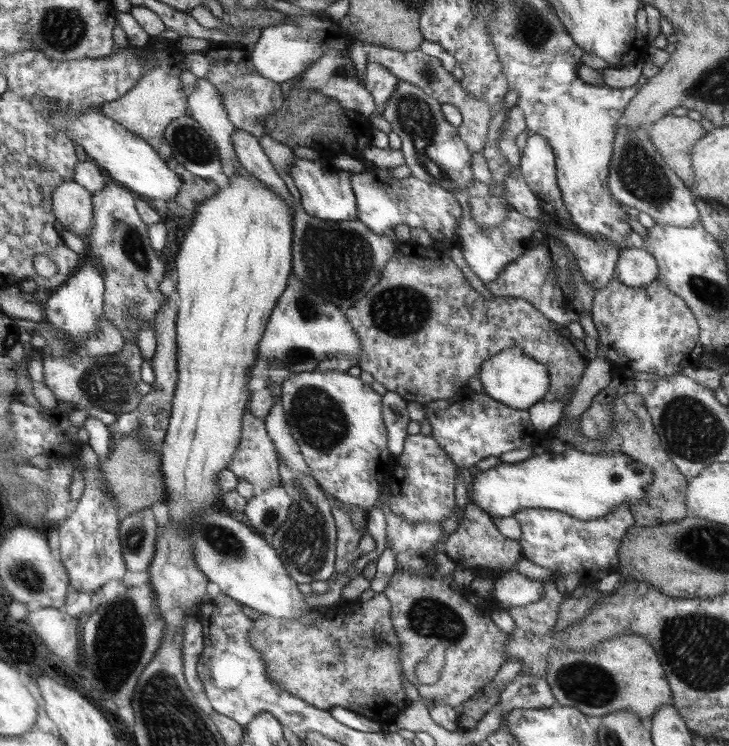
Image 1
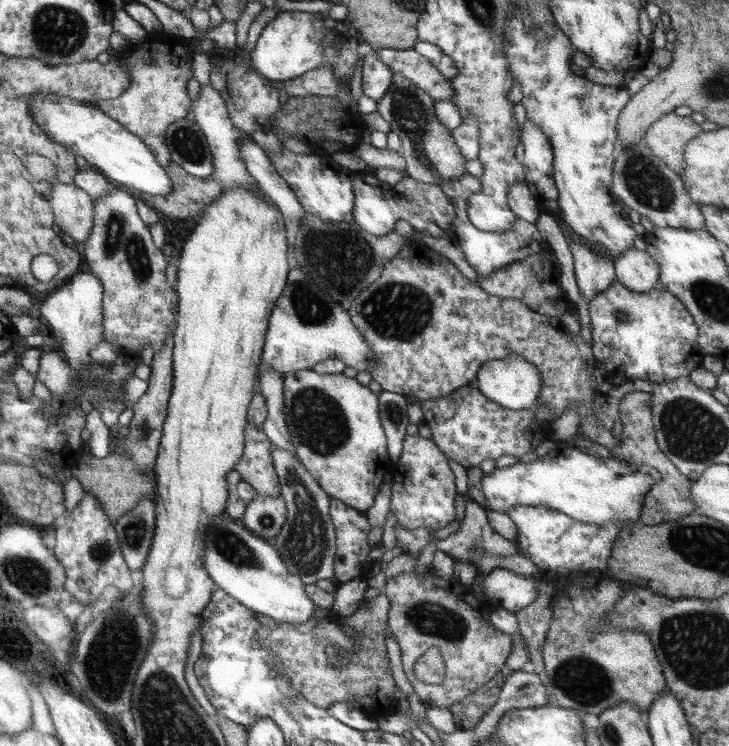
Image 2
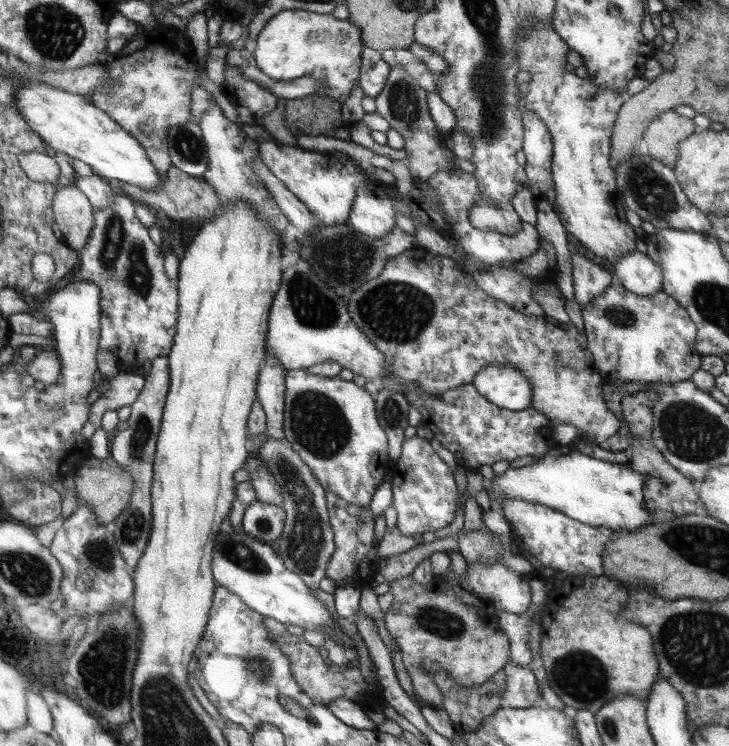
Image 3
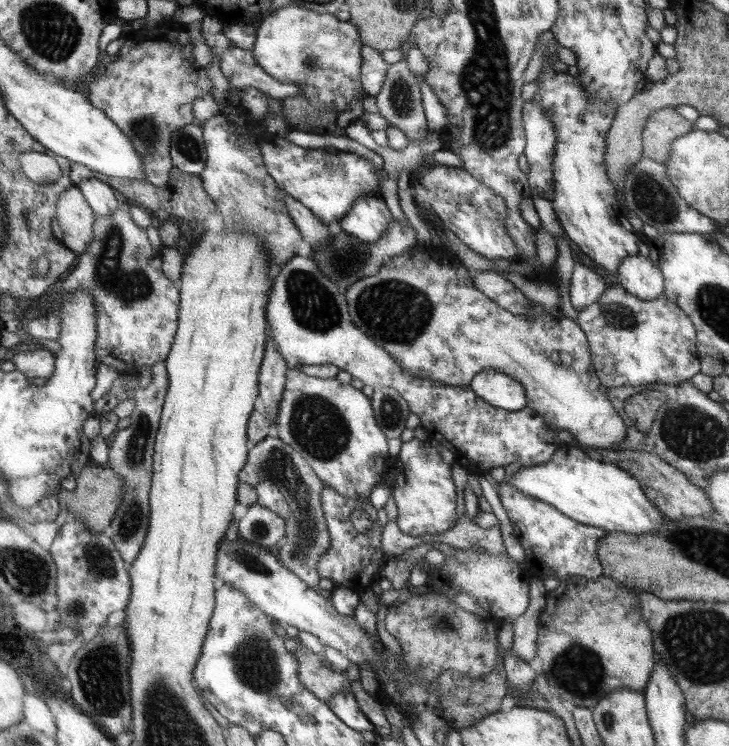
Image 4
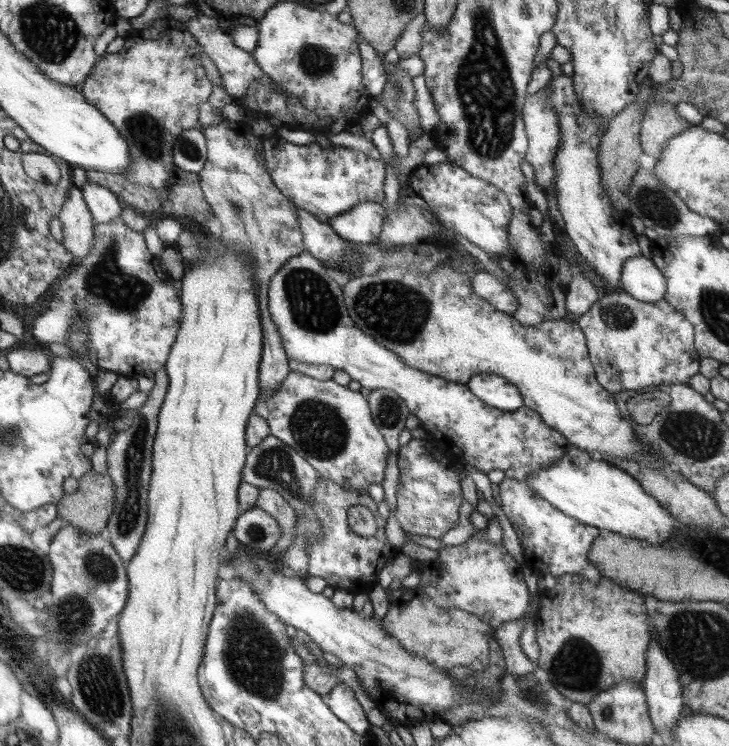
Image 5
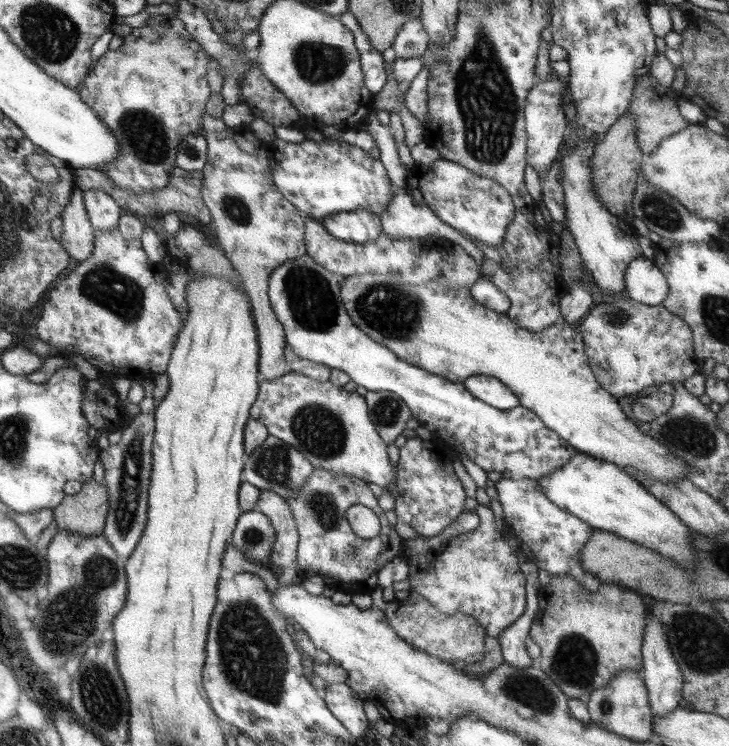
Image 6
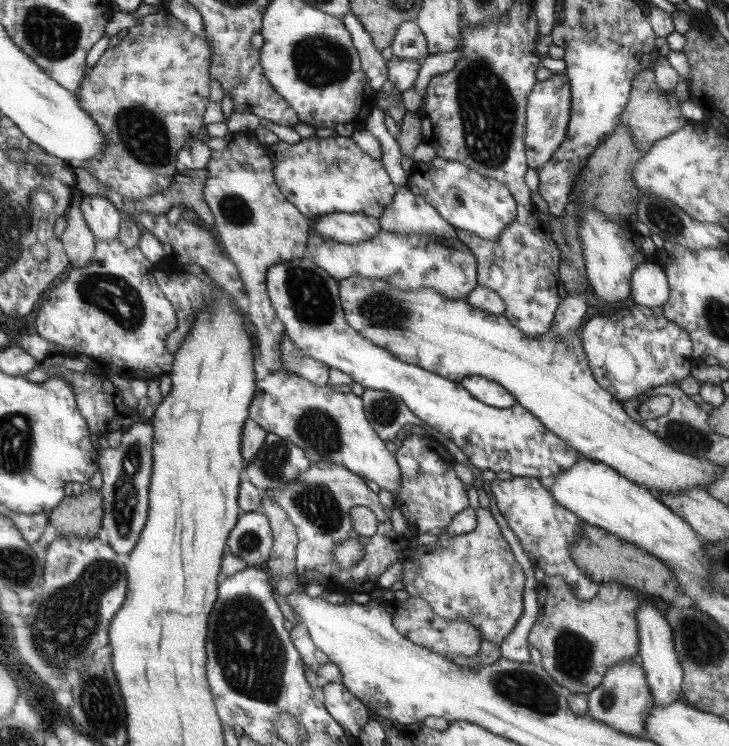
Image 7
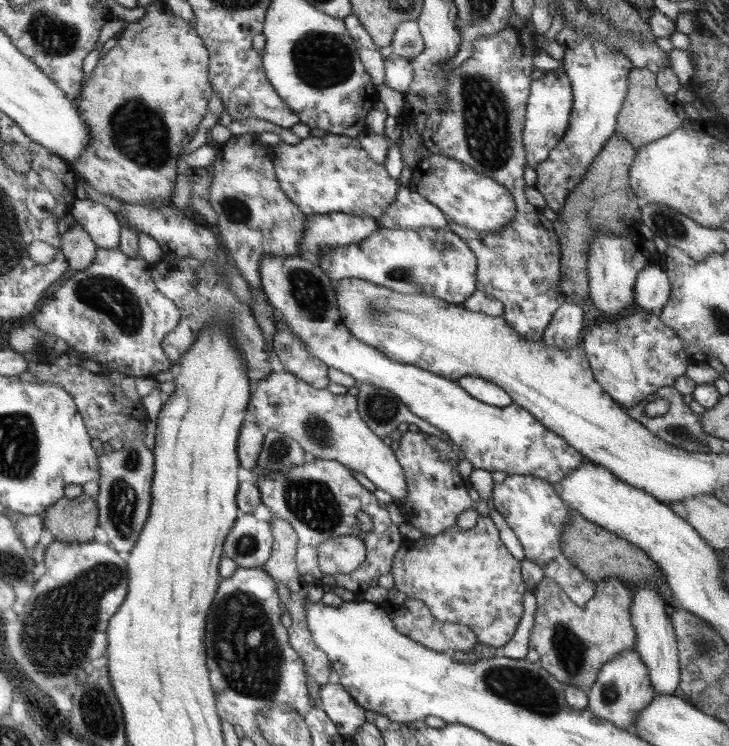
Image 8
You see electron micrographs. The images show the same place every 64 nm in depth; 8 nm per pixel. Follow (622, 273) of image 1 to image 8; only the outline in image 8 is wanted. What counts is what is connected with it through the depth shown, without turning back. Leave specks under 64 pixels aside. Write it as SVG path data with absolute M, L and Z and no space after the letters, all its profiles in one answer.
M653 261L639 272L635 302L644 310L661 310L671 300L671 281L667 271Z

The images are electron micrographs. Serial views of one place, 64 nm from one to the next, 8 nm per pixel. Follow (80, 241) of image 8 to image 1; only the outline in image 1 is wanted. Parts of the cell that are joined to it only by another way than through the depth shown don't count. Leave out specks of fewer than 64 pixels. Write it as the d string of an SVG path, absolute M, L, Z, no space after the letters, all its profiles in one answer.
M74 181L62 184L51 196L63 228L86 239L94 226L94 196Z

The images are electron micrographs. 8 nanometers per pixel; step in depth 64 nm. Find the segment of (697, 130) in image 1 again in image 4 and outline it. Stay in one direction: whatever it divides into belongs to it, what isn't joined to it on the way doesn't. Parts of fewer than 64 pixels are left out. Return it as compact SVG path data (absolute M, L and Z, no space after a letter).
M675 108L657 110L644 127L643 155L666 164L675 141L693 132L694 128L694 124L678 114Z

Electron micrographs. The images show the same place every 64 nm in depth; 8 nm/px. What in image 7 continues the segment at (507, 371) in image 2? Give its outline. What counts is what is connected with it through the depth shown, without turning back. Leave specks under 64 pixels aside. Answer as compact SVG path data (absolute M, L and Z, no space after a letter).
M469 376L459 382L471 396L484 401L484 404L495 405L496 408L510 408L516 404L516 399L500 384L481 376Z

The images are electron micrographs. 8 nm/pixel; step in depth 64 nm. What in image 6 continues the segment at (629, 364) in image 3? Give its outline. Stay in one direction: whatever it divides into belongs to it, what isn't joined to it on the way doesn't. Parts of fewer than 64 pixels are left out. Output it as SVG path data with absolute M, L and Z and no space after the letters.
M615 296L612 302L602 302L593 306L578 327L583 333L583 340L587 345L586 353L599 384L617 398L637 394L651 386L683 384L702 369L702 363L695 354L694 333L690 325L662 303L652 306L632 300L632 297Z

